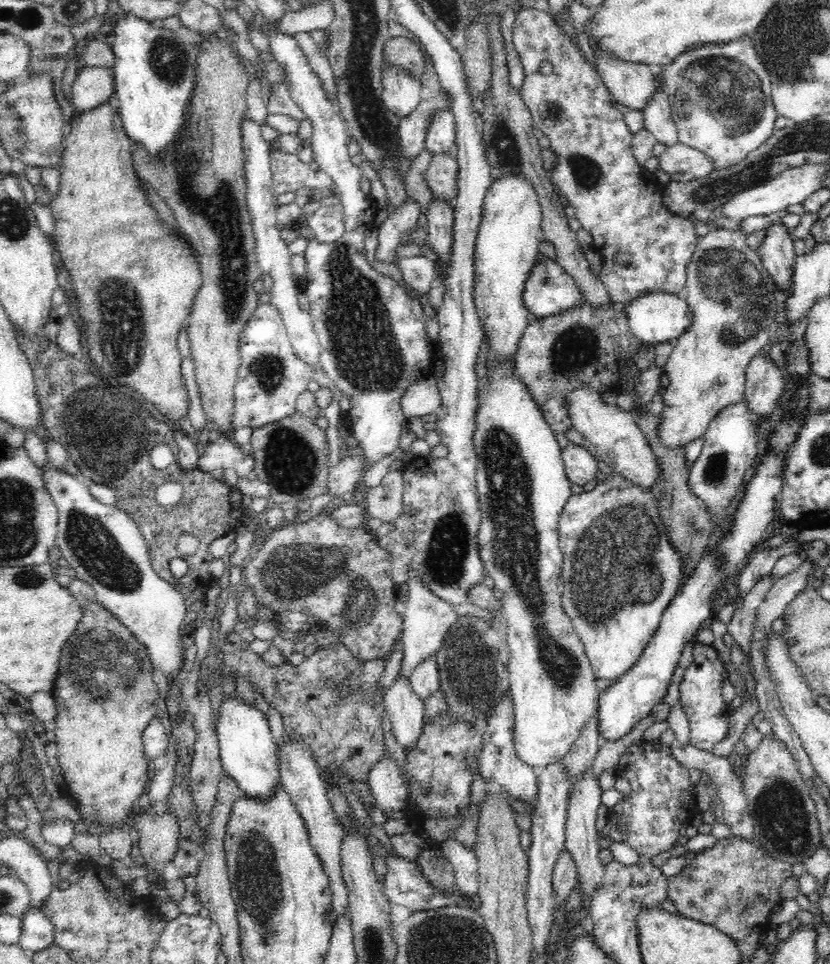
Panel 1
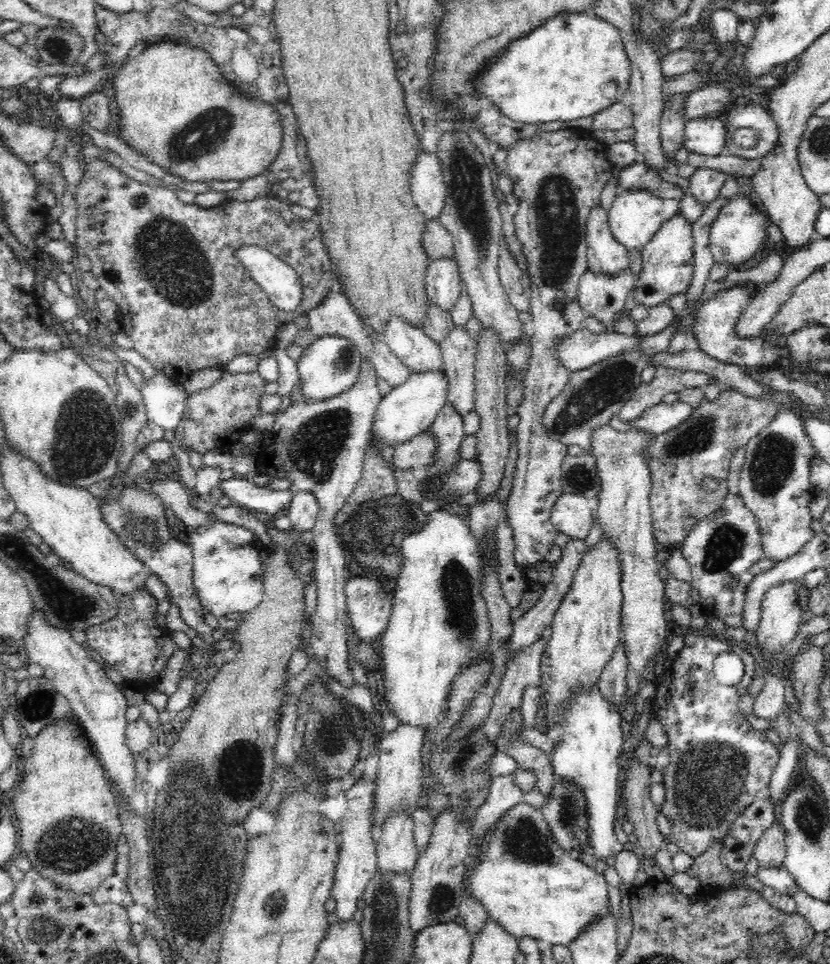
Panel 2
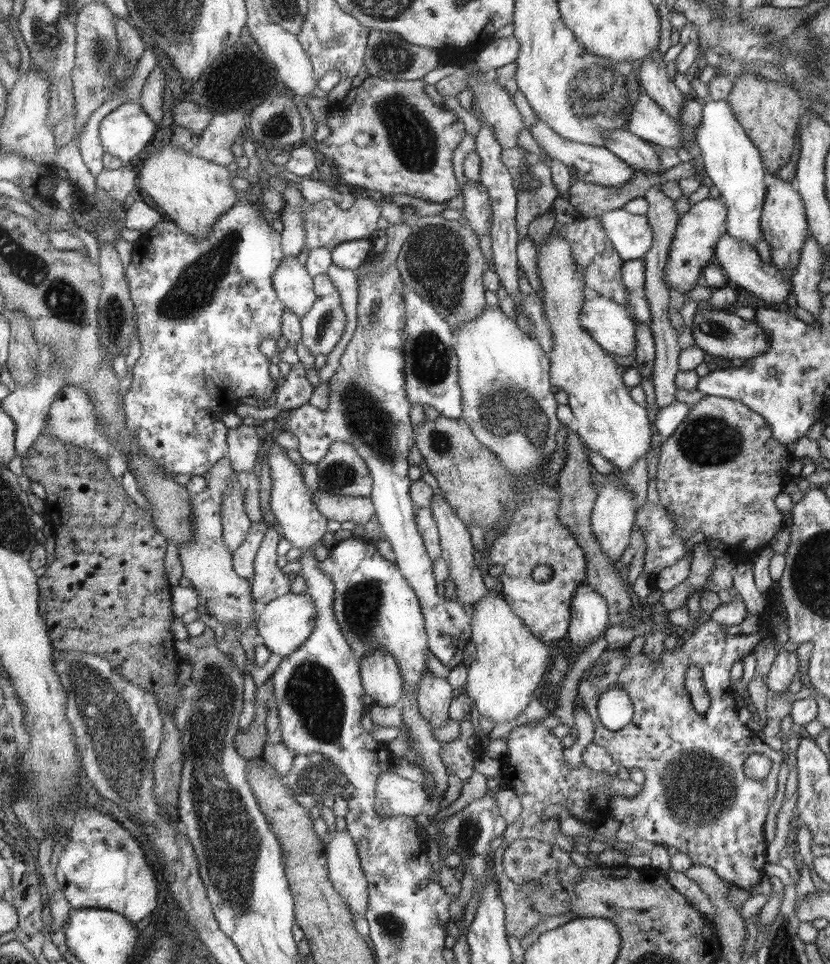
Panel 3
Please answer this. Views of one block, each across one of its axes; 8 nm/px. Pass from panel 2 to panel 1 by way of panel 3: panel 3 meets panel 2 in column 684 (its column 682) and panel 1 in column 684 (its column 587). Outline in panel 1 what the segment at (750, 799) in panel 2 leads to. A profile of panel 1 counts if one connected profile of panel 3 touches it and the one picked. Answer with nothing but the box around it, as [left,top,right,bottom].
[678,642,733,752]

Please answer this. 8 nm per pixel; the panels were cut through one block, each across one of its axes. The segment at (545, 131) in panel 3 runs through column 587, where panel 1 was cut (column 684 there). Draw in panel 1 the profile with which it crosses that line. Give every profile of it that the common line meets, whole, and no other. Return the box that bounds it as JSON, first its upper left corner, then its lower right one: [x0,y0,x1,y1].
[658,142,715,182]

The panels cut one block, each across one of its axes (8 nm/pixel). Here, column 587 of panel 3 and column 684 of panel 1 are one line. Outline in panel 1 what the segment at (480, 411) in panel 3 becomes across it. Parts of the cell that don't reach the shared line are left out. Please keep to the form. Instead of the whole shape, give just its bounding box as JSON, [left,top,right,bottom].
[558,471,686,684]

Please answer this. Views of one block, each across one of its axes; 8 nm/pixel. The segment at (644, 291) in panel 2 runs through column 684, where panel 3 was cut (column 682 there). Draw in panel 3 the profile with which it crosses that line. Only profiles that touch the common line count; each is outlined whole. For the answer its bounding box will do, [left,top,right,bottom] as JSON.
[664,197,727,291]

